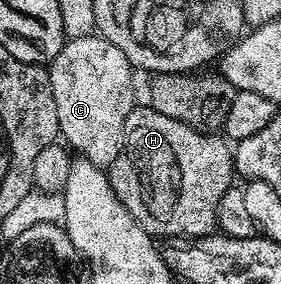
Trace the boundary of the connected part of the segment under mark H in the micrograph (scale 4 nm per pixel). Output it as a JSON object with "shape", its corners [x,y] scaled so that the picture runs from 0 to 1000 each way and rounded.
{"shape":[[[534,373],[473,377],[466,401],[448,415],[434,528],[381,595],[384,637],[434,725],[448,725],[484,785],[544,835],[708,838],[751,831],[772,813],[776,711],[790,711],[790,683],[804,683],[804,669],[833,648],[829,525],[772,479],[705,451],[680,451],[673,437],[633,430],[616,408],[562,401],[562,387]]]}

